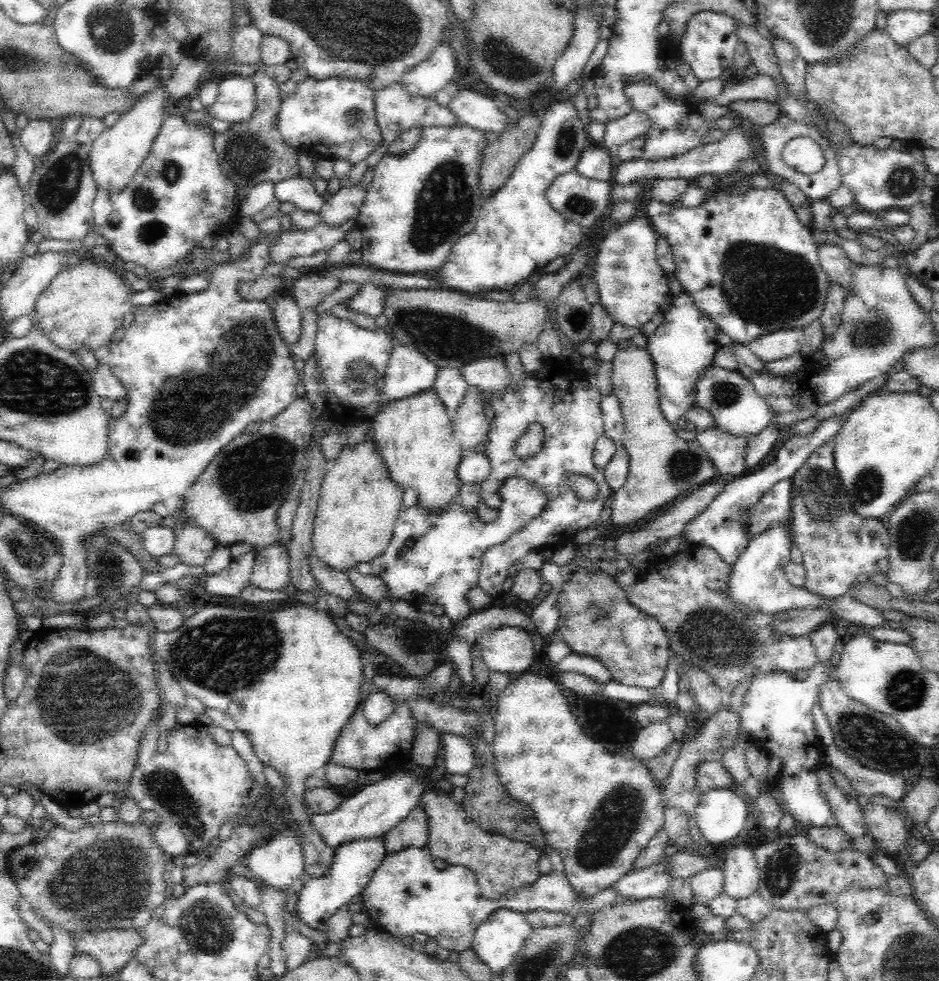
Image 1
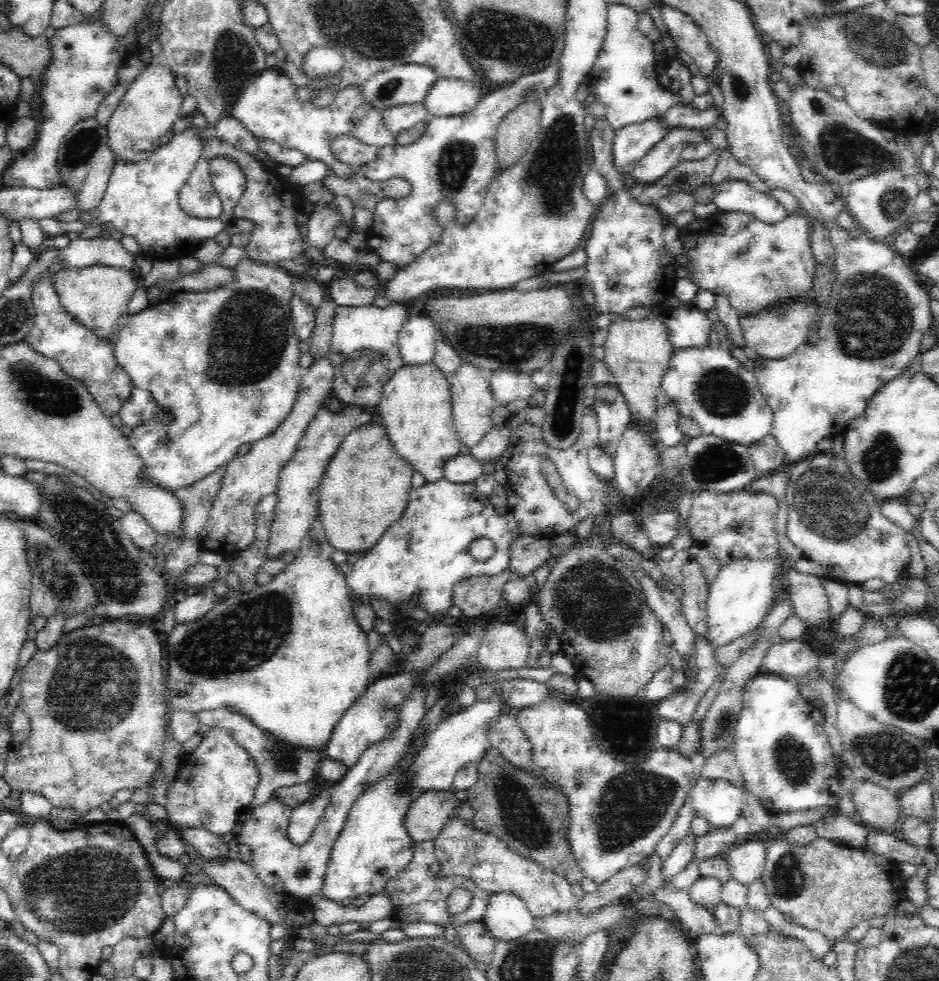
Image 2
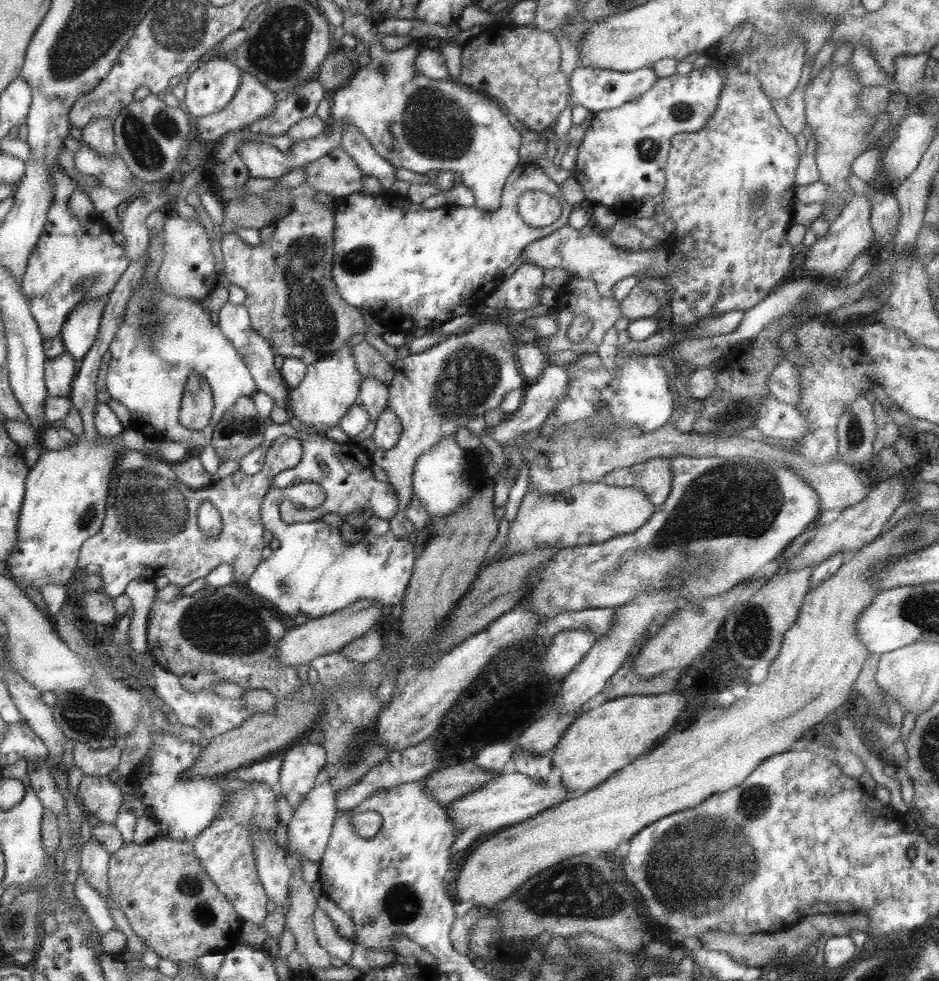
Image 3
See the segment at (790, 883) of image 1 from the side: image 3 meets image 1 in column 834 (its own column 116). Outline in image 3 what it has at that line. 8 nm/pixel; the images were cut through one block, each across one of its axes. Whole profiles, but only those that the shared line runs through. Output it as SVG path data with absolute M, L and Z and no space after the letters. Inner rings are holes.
M155 838L143 846L123 846L109 856L107 886L111 890L111 900L127 918L133 934L139 936L147 950L153 950L161 960L179 964L211 952L227 952L241 944L239 930L243 920L235 914L235 908L229 904L225 894L221 894L219 888L207 878L205 870L193 854L193 844Z

